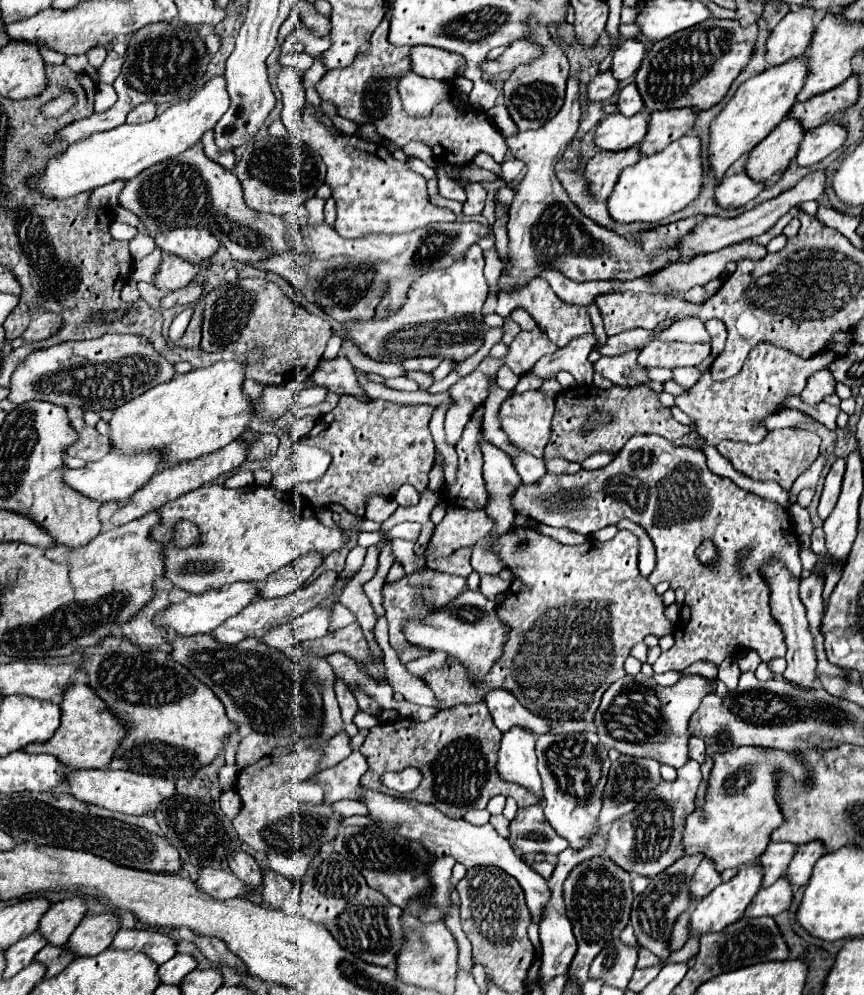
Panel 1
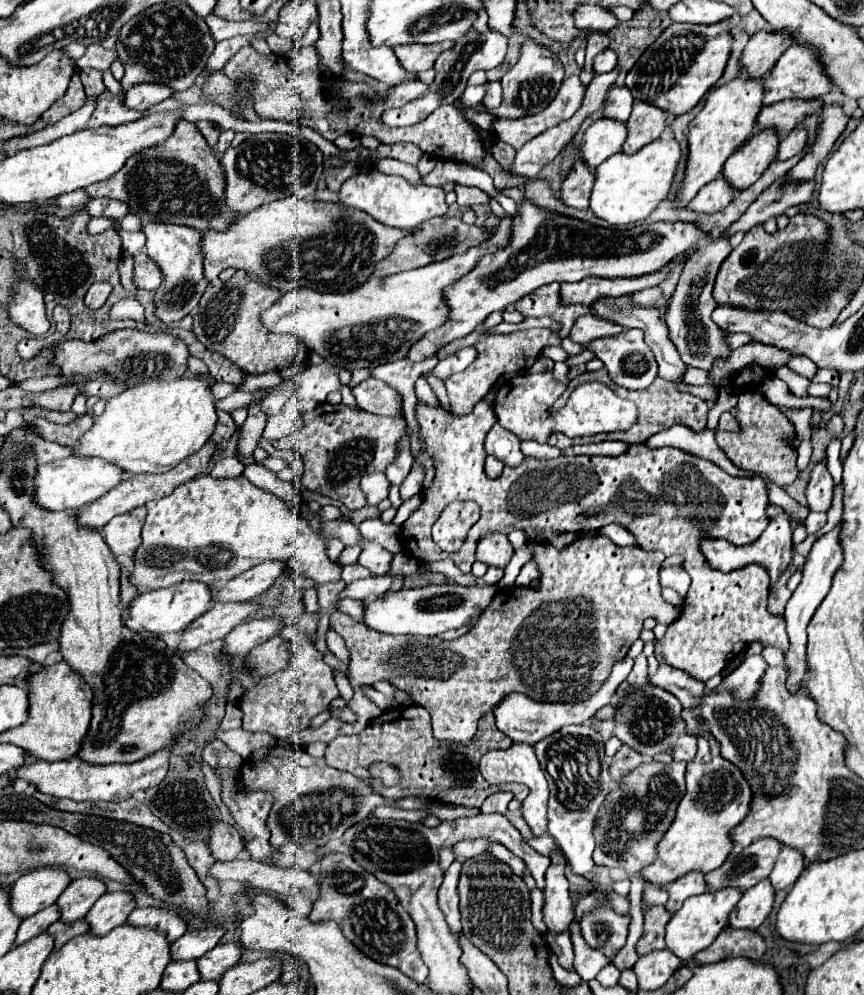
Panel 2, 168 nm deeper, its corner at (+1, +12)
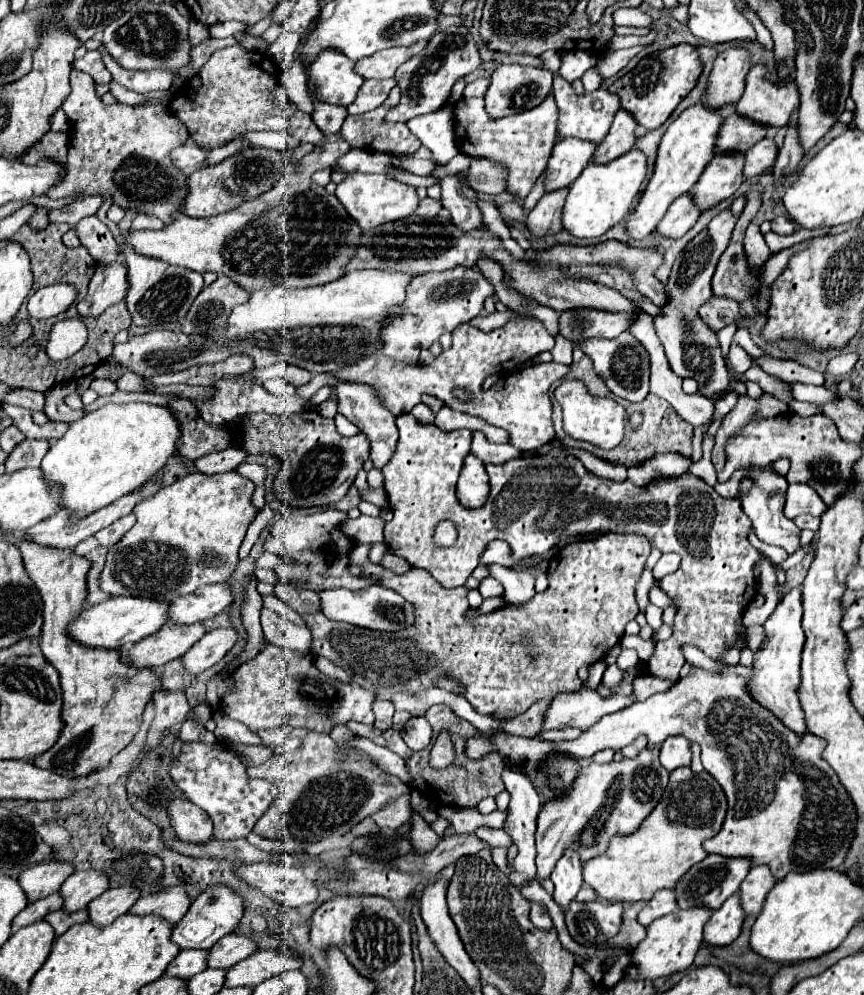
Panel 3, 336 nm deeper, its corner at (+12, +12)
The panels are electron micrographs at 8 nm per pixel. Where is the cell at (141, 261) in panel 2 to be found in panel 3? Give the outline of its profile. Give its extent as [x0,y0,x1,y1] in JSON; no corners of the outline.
[77,262,127,316]

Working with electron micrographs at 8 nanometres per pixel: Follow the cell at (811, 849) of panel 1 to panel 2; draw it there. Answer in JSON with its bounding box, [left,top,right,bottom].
[768,848,804,892]

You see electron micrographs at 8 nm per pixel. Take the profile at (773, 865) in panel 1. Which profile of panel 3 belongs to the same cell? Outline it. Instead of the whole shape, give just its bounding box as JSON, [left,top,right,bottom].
[675,854,751,910]

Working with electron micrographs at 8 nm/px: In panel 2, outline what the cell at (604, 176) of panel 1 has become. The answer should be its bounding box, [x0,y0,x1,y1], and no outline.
[560,160,594,210]

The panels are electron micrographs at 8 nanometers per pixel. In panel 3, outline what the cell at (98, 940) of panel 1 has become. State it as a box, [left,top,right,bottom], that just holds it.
[87,886,139,928]

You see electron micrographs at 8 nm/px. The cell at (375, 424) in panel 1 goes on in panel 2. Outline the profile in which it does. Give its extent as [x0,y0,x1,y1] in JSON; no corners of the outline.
[272,404,406,510]

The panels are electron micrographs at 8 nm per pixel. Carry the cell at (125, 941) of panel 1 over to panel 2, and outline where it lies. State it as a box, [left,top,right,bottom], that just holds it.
[128,906,186,942]

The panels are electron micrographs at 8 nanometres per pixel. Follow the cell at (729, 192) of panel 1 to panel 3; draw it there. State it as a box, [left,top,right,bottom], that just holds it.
[655,194,701,238]

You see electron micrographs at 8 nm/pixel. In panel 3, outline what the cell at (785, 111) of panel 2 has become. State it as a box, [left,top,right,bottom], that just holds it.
[717,114,769,152]

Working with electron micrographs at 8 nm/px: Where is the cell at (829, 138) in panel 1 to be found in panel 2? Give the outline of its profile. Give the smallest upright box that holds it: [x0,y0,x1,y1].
[776,126,806,160]

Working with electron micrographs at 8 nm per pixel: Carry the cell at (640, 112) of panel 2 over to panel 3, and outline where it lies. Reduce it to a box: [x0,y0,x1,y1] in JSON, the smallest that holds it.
[593,108,639,164]

